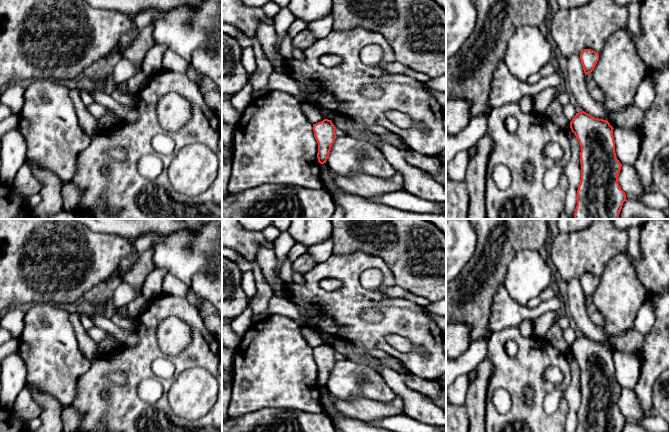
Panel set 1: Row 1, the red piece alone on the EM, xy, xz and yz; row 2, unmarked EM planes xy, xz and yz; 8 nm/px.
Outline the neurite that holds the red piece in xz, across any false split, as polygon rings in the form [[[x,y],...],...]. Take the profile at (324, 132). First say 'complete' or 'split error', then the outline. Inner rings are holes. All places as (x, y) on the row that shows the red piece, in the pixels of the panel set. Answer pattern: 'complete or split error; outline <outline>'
complete; outline [[[328,119],[313,124],[314,137],[318,143],[317,158],[320,164],[326,163],[329,157],[332,144],[337,137],[335,130],[335,125]]]

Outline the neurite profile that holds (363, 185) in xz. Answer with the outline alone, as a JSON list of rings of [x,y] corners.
[[[399,171],[390,179],[366,174],[335,175],[335,183],[345,192],[368,199],[403,189],[404,178]]]

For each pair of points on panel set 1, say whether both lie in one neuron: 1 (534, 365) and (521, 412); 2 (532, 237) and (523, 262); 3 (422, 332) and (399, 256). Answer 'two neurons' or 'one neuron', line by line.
1: one neuron
2: two neurons
3: two neurons

